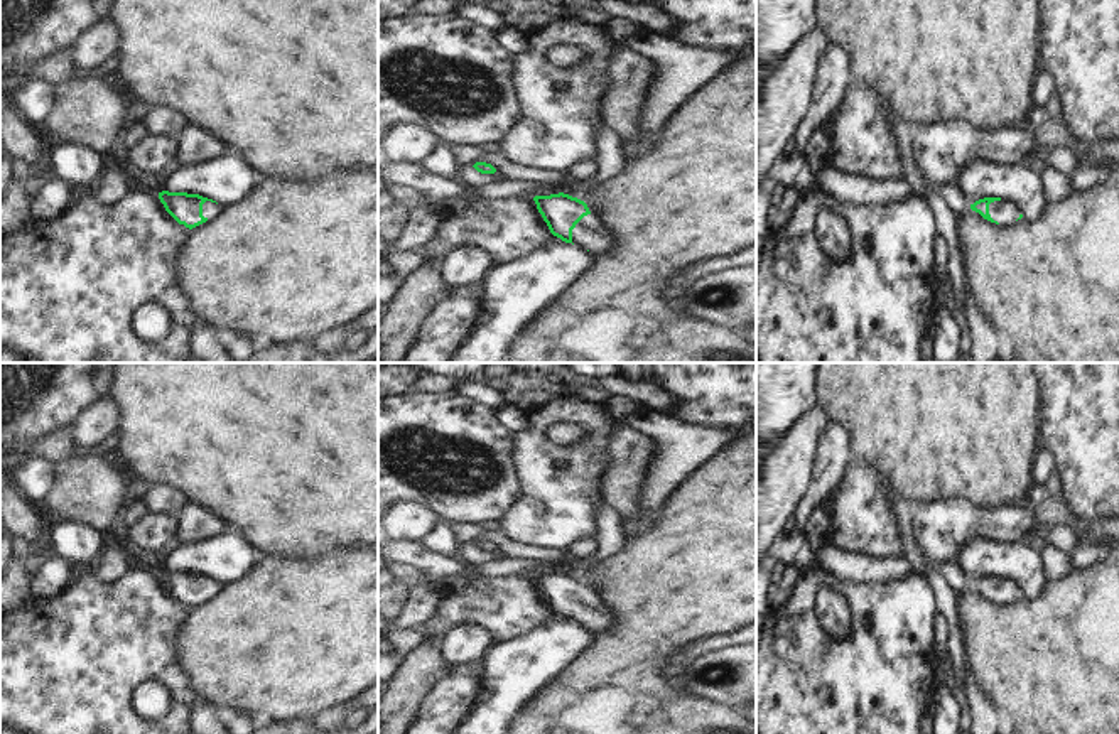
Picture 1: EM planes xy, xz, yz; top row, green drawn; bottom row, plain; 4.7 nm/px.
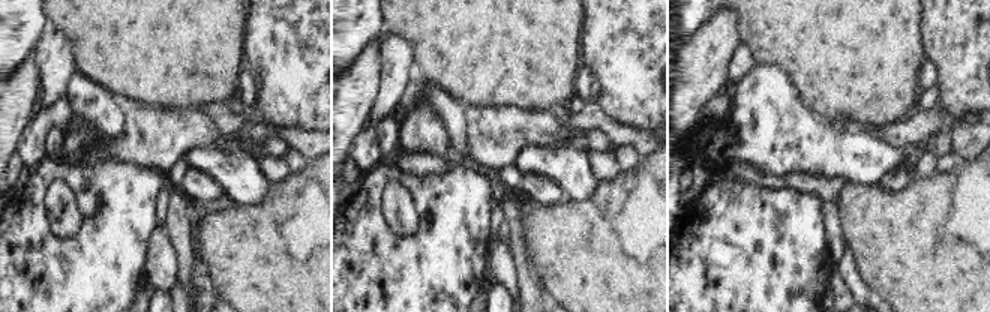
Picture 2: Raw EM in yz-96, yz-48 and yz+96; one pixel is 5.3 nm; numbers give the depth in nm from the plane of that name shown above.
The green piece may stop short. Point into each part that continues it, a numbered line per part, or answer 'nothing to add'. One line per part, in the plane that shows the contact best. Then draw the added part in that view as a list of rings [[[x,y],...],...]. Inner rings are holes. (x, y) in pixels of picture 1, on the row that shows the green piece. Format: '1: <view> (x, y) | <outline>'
1: xz (588, 233) | [[[592,214],[584,216],[572,229],[572,243],[577,248],[601,253],[611,246],[609,236],[603,231],[599,219]]]

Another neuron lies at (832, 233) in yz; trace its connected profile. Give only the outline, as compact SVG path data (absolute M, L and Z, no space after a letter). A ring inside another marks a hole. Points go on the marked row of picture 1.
M829 208L817 216L815 233L820 250L830 258L846 258L851 251L851 233L842 214Z

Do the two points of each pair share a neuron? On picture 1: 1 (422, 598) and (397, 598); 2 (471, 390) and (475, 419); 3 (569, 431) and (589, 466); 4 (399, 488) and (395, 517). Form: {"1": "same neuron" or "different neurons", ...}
{"1": "different neurons", "2": "different neurons", "3": "different neurons", "4": "different neurons"}

